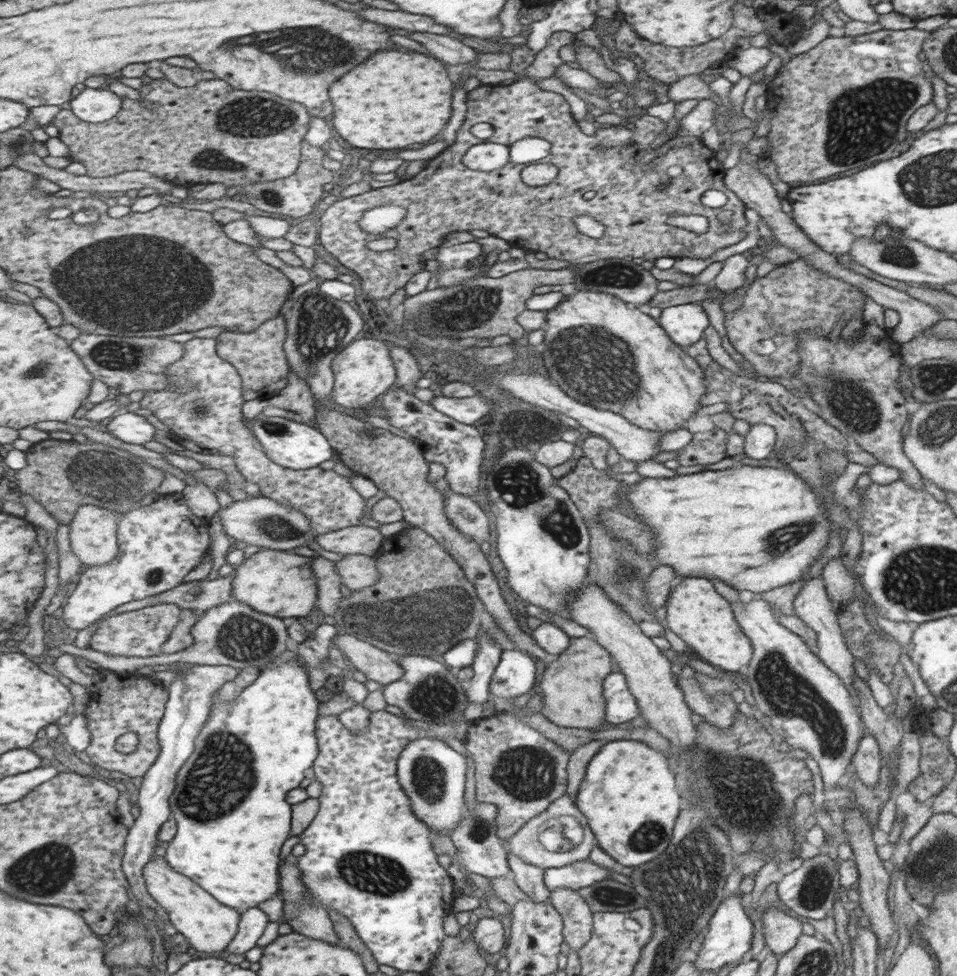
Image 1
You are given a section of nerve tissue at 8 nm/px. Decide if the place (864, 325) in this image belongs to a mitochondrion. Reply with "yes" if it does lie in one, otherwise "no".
no

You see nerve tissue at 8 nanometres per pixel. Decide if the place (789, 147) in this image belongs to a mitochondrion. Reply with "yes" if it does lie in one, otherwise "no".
no

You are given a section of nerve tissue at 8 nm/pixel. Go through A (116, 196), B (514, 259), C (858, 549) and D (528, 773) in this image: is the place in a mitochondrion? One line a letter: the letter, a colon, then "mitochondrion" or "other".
A: other
B: other
C: other
D: mitochondrion

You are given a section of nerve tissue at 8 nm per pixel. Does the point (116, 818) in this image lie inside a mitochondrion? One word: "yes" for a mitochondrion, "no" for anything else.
no

